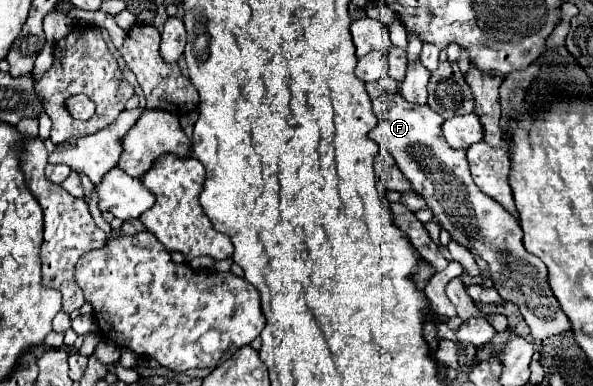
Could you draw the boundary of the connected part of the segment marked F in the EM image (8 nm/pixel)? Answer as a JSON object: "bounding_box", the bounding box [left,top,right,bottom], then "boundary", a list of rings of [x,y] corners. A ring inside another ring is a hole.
{"bounding_box":[370,92,570,340],"boundary":[[[398,92],[382,94],[374,100],[374,110],[378,124],[370,132],[370,138],[394,156],[398,168],[412,182],[414,192],[426,198],[434,218],[452,234],[452,240],[470,248],[472,254],[478,254],[488,262],[494,288],[504,300],[514,302],[520,308],[532,336],[536,340],[544,340],[570,330],[570,322],[548,286],[544,262],[524,248],[518,220],[472,182],[466,152],[450,148],[442,136],[440,126],[444,120],[428,106],[406,102]],[[504,282],[506,288],[502,288]]]}

